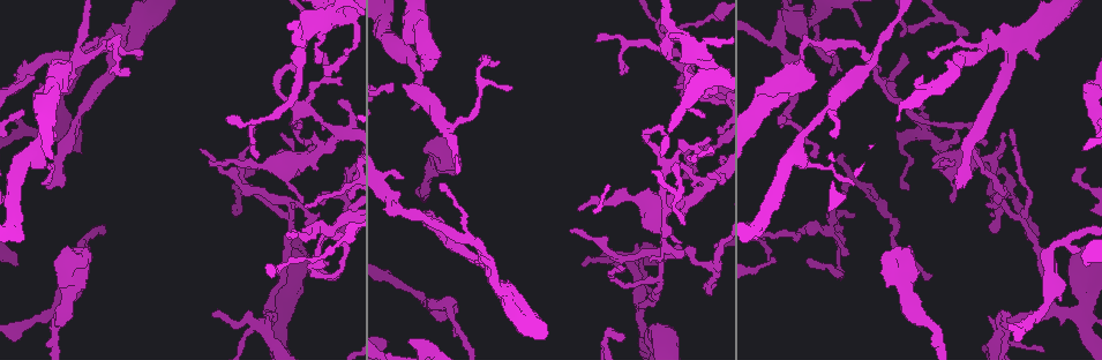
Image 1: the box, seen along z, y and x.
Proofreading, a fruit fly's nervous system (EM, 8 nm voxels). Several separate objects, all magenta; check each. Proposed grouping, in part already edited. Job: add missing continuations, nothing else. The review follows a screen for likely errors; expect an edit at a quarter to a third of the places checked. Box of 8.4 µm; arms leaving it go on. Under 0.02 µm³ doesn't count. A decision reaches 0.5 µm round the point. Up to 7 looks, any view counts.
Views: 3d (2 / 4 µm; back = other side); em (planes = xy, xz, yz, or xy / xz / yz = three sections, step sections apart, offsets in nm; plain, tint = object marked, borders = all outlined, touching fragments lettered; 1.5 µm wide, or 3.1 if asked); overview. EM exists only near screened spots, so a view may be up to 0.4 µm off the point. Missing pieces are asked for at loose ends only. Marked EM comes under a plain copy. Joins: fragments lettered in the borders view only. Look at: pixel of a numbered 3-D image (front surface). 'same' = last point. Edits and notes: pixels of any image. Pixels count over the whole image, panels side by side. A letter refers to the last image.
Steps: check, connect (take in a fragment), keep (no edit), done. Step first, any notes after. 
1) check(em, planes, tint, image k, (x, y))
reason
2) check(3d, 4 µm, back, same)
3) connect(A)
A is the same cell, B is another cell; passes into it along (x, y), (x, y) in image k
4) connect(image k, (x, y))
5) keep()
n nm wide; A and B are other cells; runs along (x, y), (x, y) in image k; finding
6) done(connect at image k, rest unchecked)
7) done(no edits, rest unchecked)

check(em, xz, step 4, borders, image 1, (510, 89))
tapers out

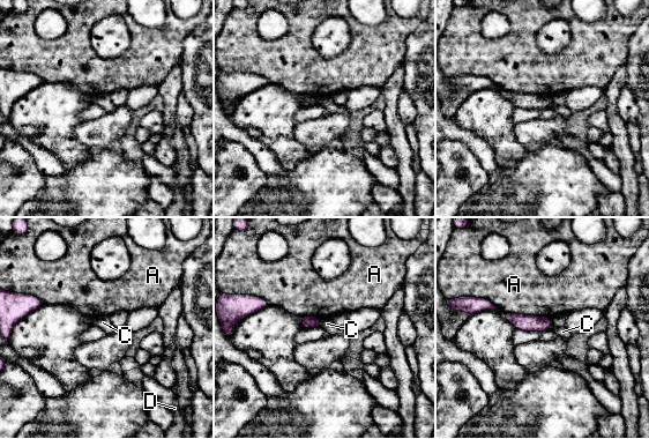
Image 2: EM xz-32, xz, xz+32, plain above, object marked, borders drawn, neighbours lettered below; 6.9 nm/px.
check(em, planes, borders, same)

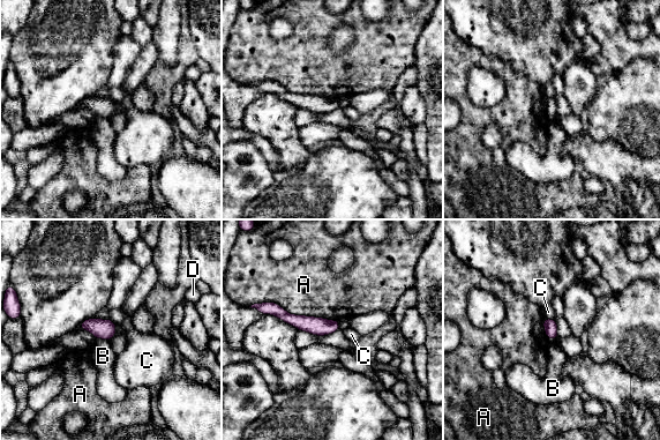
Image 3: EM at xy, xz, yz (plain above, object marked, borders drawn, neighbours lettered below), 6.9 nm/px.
keep()
90 nm wide; A, B, C and D are other cells; no lettered fragment goes on from it

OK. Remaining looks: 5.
check(em, planes, tint, image 1, (1034, 52))
stops while still wide

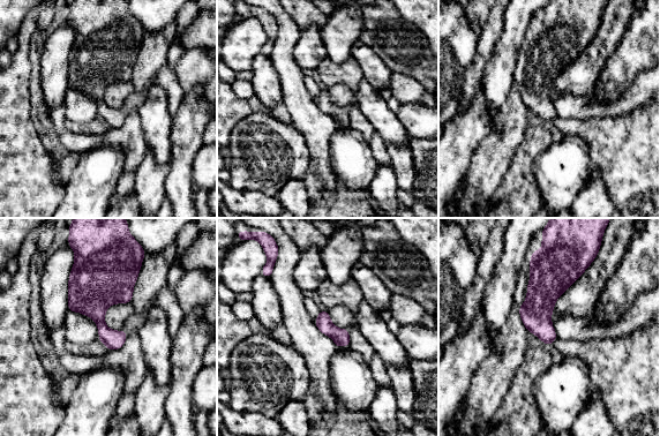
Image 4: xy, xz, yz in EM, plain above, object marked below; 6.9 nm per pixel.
check(em, planes, borders, same)
what lies round it

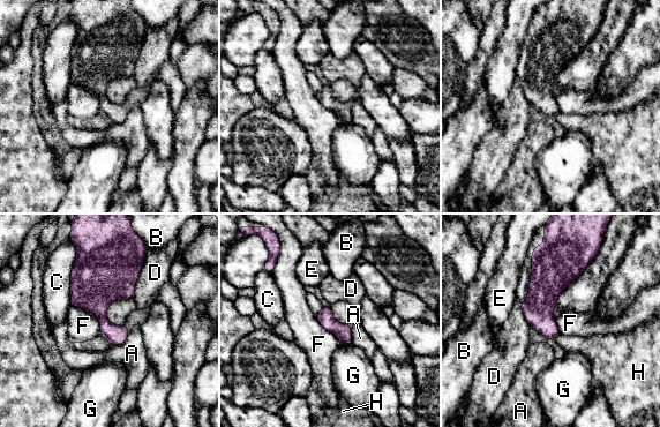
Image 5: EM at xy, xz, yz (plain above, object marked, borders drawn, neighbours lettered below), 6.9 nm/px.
keep()
A, B, C, D, E, F, G and H are other cells; border along (72, 305), (90, 311), (102, 332) in image 5; no lettered fragment goes on from it

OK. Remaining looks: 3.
check(3d, 2 µm, image 1, (60, 287))
stops while still wide

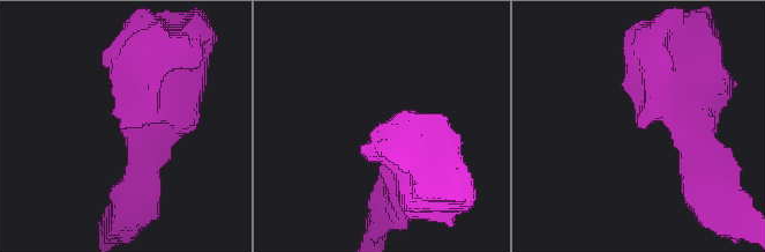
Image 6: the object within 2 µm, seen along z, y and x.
check(em, xy, step 4, borders, image 6, (120, 123))
need the tissue

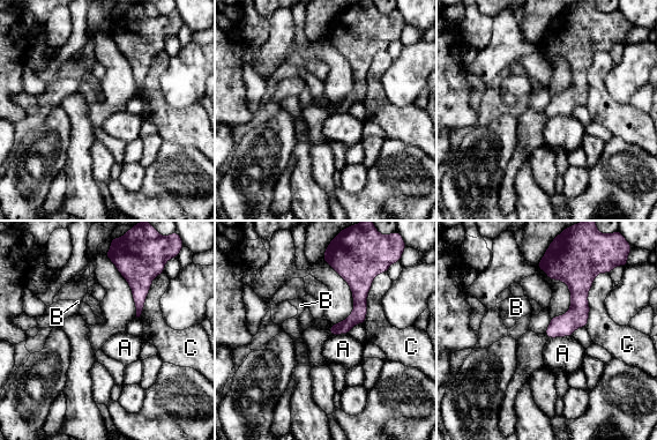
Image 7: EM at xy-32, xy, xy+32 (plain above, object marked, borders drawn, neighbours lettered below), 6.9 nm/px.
check(em, planes, borders, same)

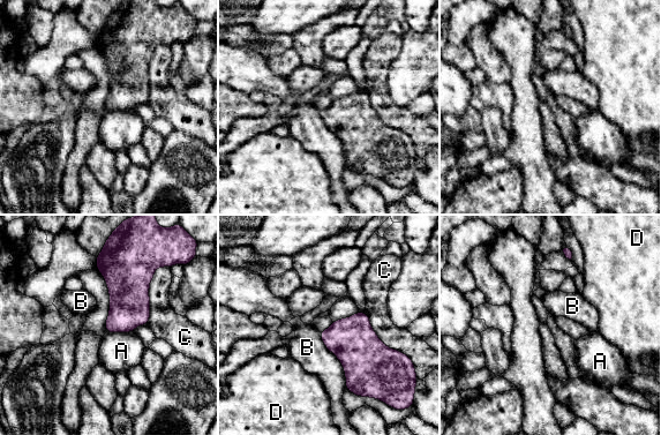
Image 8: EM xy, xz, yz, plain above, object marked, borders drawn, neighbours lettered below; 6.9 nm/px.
keep()
A, B, C and D are other cells; border along (132, 330), (106, 332) in image 8; no lettered fragment goes on from it

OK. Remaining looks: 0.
done(no edits, rest unchecked)

